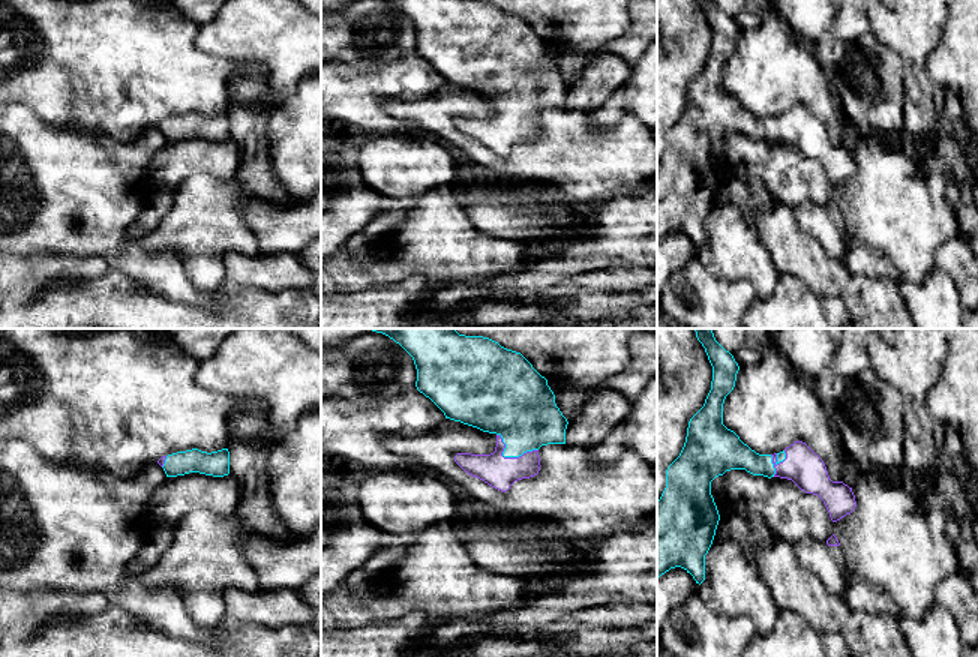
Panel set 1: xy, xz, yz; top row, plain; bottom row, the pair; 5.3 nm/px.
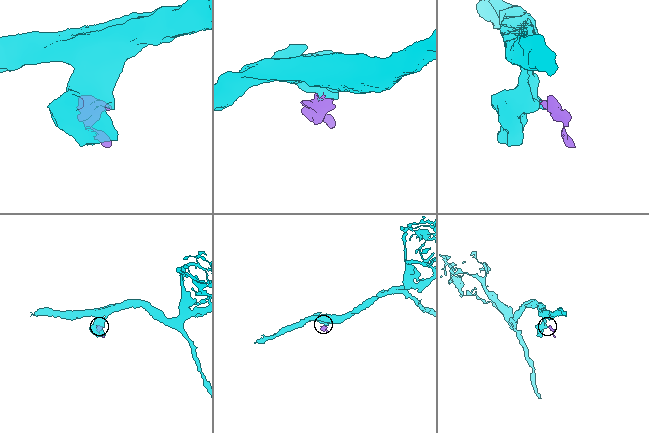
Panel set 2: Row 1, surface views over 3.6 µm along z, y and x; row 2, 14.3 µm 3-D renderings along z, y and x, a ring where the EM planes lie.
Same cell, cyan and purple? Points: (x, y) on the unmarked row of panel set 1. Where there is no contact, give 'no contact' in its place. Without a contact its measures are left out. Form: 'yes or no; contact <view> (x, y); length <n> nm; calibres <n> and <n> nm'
yes; contact xz (510, 120); length 240 nm; calibres 360 and 170 nm

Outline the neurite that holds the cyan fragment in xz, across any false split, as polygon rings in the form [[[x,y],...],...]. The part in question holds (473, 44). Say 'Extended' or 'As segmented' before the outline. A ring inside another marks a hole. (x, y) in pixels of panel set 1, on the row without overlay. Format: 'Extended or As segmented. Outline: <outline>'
Extended. Outline: [[[483,0],[388,2],[412,21],[417,54],[429,62],[446,82],[496,99],[494,117],[454,120],[454,126],[470,140],[507,156],[514,146],[538,138],[542,110],[566,108],[568,86],[556,70],[548,44],[520,16]]]

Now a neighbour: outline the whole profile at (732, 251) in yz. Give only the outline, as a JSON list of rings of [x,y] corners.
[[[712,204],[705,219],[705,244],[698,255],[712,276],[748,280],[759,300],[772,296],[780,278],[758,231],[734,204]]]

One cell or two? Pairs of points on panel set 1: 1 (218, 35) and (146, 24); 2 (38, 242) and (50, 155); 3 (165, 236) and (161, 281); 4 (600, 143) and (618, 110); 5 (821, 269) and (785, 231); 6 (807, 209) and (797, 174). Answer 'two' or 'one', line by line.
1: two
2: one
3: two
4: two
5: one
6: two

